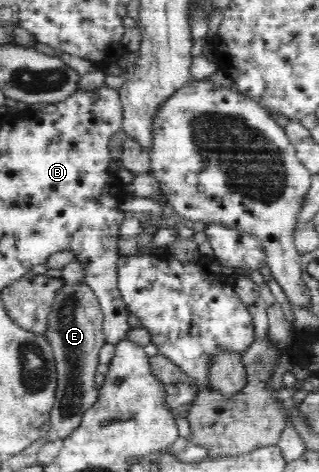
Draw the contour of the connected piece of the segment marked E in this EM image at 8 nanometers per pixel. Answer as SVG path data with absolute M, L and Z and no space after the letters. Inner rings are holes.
M84 282L65 283L64 287L56 293L54 303L50 307L50 315L48 315L48 327L46 327L45 339L50 343L54 352L56 362L57 387L55 393L55 401L49 413L52 434L56 438L68 437L74 429L80 425L85 411L88 411L96 400L99 393L94 386L94 376L96 375L96 367L98 367L98 353L102 346L106 343L103 329L103 311L94 293L94 290Z

